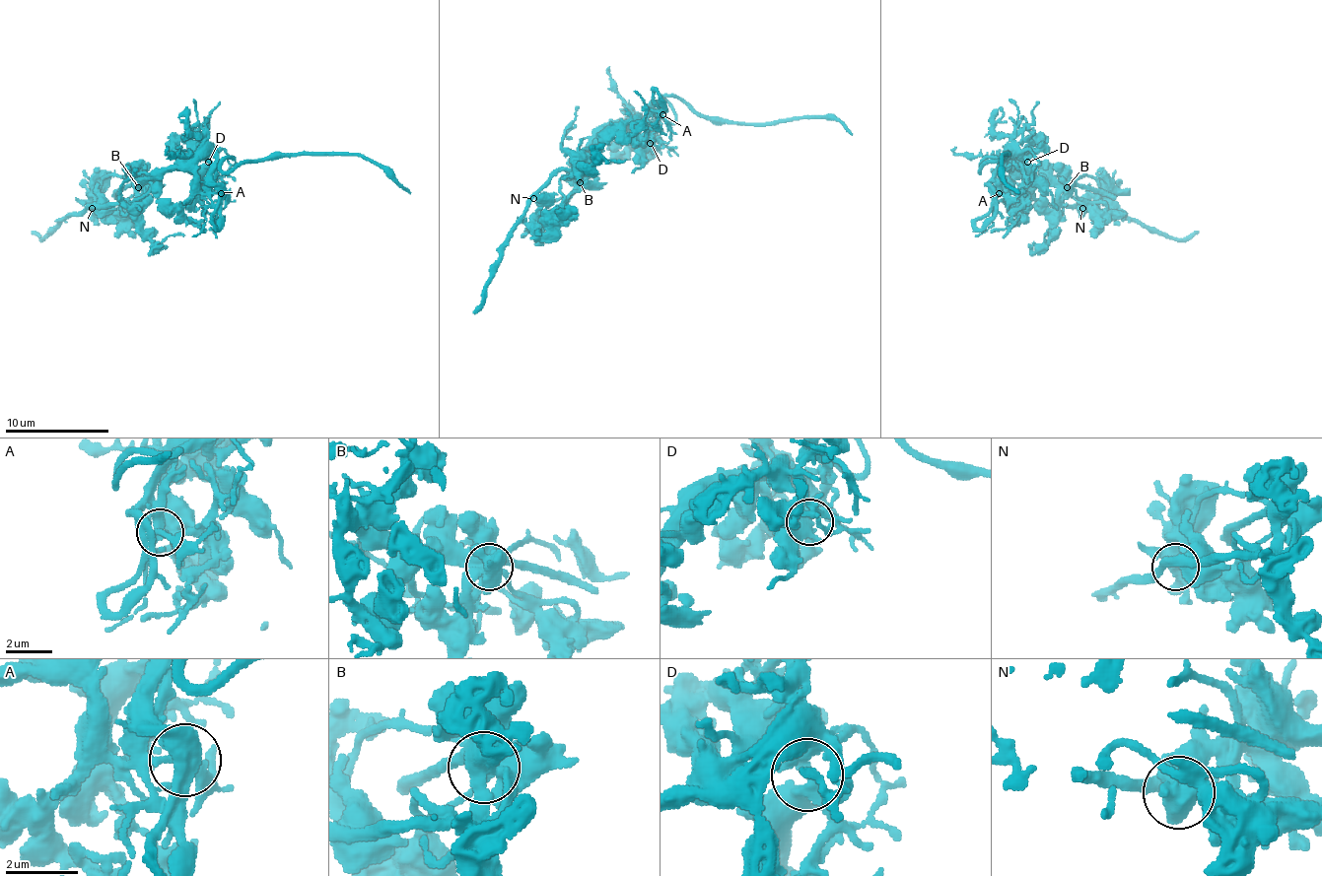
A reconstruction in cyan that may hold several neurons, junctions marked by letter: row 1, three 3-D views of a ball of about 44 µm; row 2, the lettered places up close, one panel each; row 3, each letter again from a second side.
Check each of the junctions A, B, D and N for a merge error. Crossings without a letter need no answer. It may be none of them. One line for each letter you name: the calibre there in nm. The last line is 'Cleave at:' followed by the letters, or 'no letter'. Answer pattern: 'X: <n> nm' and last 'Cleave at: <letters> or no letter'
Cleave at: no letter

